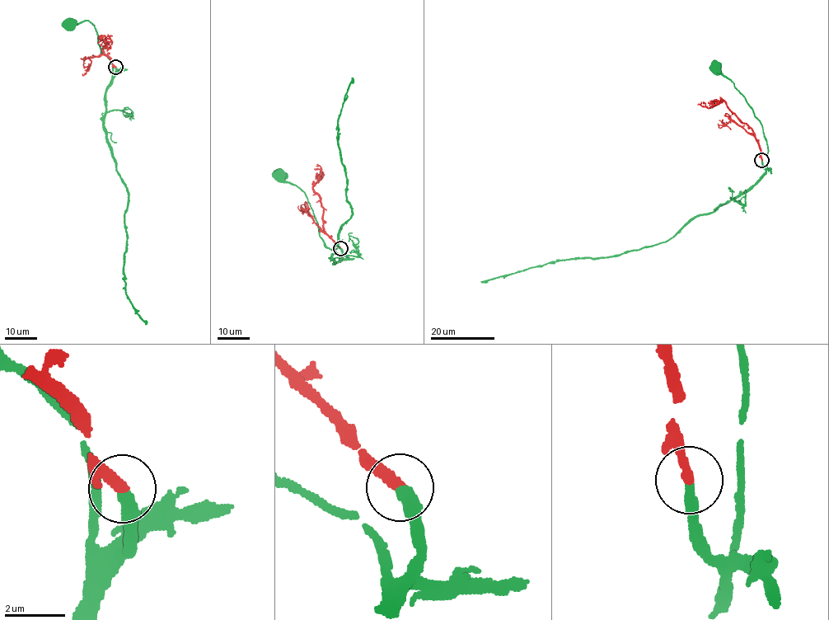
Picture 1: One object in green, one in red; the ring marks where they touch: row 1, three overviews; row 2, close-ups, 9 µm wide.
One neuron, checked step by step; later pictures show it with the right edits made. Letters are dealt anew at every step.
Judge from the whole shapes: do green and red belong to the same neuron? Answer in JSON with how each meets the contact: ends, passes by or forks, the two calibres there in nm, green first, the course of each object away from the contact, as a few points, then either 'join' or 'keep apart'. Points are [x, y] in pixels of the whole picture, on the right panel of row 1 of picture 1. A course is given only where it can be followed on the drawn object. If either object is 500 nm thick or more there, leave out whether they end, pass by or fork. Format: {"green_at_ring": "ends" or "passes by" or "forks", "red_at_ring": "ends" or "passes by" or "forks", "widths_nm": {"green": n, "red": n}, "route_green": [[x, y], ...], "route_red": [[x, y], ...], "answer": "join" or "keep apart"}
{"green_at_ring": "ends", "red_at_ring": "ends", "widths_nm": {"green": 380, "red": 360}, "route_green": [[762, 161], [763, 166], [766, 167], [766, 139], [761, 122], [732, 81], [714, 67]], "route_red": [[762, 160], [753, 130], [725, 102], [721, 100], [708, 107], [703, 102]], "answer": "join"}

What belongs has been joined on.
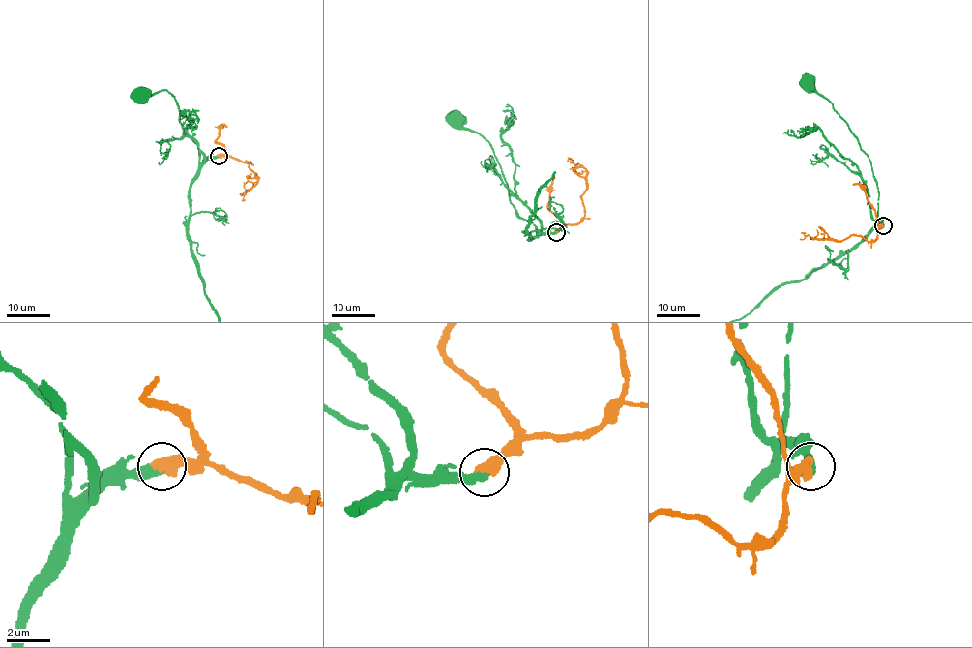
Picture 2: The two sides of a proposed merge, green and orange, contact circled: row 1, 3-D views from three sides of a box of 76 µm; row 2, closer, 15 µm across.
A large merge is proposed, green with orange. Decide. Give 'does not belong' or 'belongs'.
belongs

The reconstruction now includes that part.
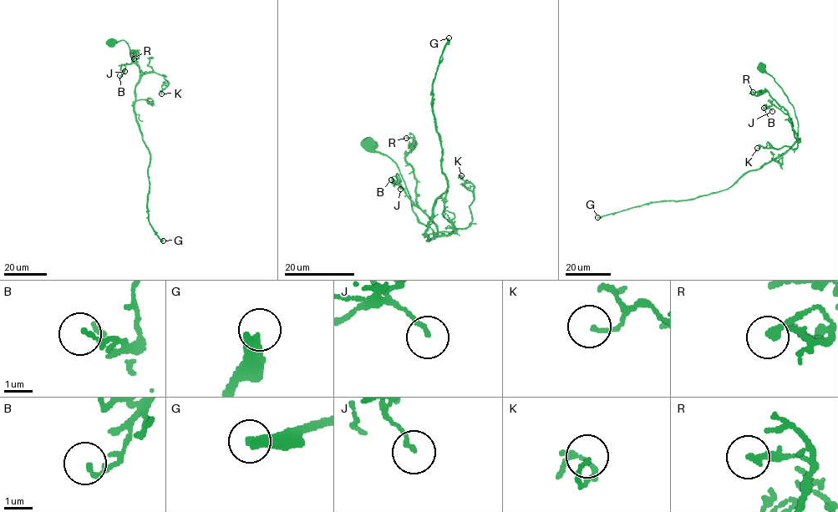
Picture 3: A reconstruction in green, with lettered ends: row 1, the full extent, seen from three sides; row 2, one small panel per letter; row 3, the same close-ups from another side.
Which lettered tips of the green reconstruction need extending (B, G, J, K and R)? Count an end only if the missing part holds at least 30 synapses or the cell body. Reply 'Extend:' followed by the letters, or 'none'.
Extend: G

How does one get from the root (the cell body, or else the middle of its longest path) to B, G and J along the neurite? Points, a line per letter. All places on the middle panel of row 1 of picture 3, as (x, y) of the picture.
B: (367, 144), (394, 162), (415, 215), (434, 235), (434, 223), (415, 205), (401, 181), (391, 179)
G: (367, 144), (397, 165), (411, 208), (434, 239), (427, 224), (448, 179), (433, 82), (449, 38)
J: (367, 144), (394, 162), (415, 215), (434, 235), (434, 223), (415, 205), (398, 180), (400, 189)

